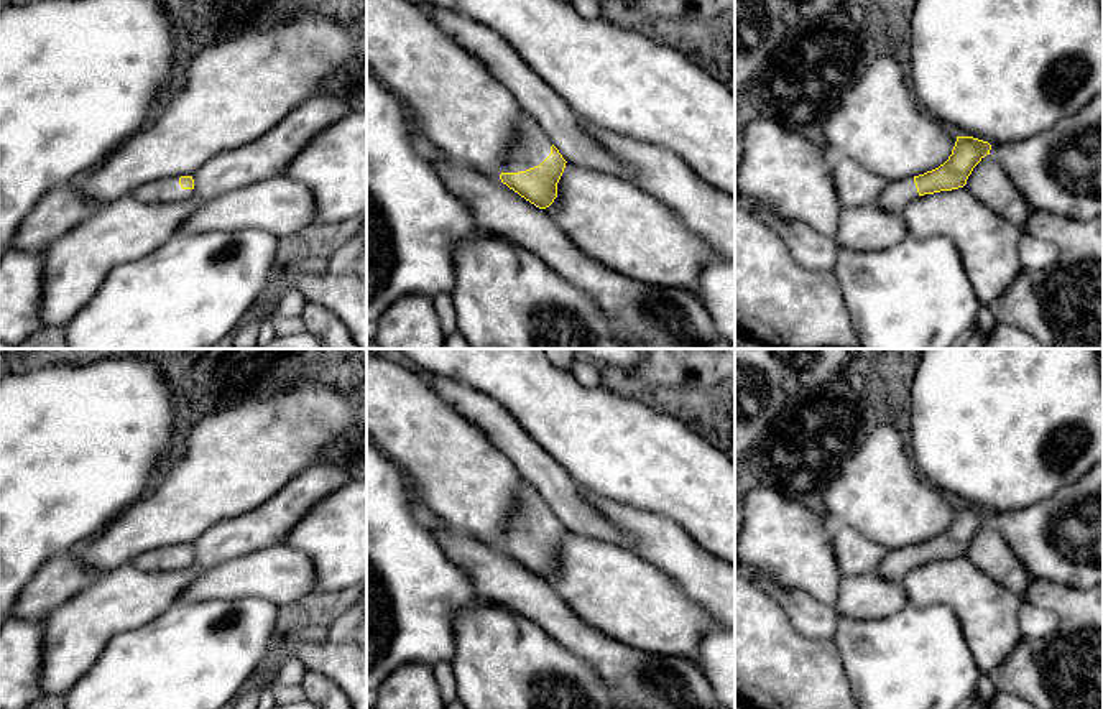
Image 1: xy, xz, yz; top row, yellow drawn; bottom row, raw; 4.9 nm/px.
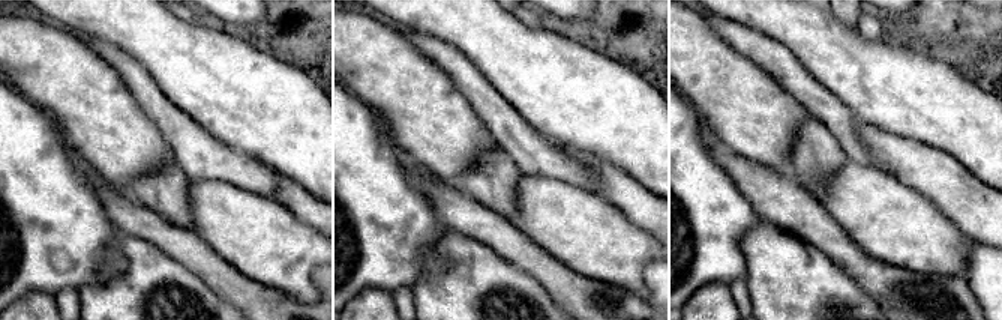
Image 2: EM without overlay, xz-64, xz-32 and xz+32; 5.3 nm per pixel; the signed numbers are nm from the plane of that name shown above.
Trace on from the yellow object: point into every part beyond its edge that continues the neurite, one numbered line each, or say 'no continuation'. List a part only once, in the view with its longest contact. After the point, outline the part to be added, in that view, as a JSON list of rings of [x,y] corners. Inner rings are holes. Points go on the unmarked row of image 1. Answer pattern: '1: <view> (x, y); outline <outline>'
1: xz (531, 515); outline [[[524,482],[519,502],[501,541],[519,541],[539,535],[551,523],[552,510],[536,489]]]

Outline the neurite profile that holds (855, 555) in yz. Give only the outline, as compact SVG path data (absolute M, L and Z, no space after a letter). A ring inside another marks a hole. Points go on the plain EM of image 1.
M832 525L832 548L842 576L875 572L888 549L848 525Z

